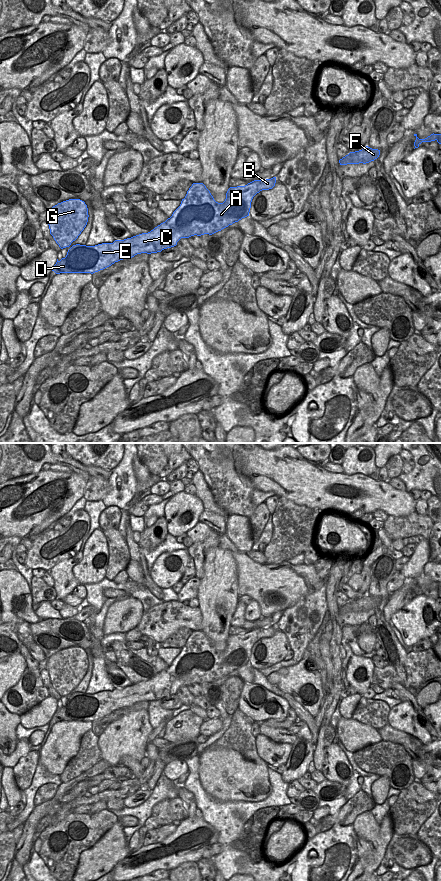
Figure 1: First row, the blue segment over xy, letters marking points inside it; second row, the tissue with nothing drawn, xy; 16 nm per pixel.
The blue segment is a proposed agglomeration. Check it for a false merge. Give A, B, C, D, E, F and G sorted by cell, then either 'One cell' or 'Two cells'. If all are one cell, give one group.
Groups: A B C D E F G. One cell.

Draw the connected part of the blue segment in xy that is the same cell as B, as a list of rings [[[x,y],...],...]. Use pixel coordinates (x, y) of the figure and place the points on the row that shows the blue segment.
[[[276,177],[230,187],[223,203],[214,200],[203,183],[193,183],[172,216],[148,233],[95,246],[76,244],[65,258],[57,259],[52,271],[95,273],[115,262],[141,253],[157,253],[177,245],[181,238],[212,235],[249,216],[253,197],[275,186]]]

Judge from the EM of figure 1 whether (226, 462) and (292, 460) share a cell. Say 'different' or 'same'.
different

